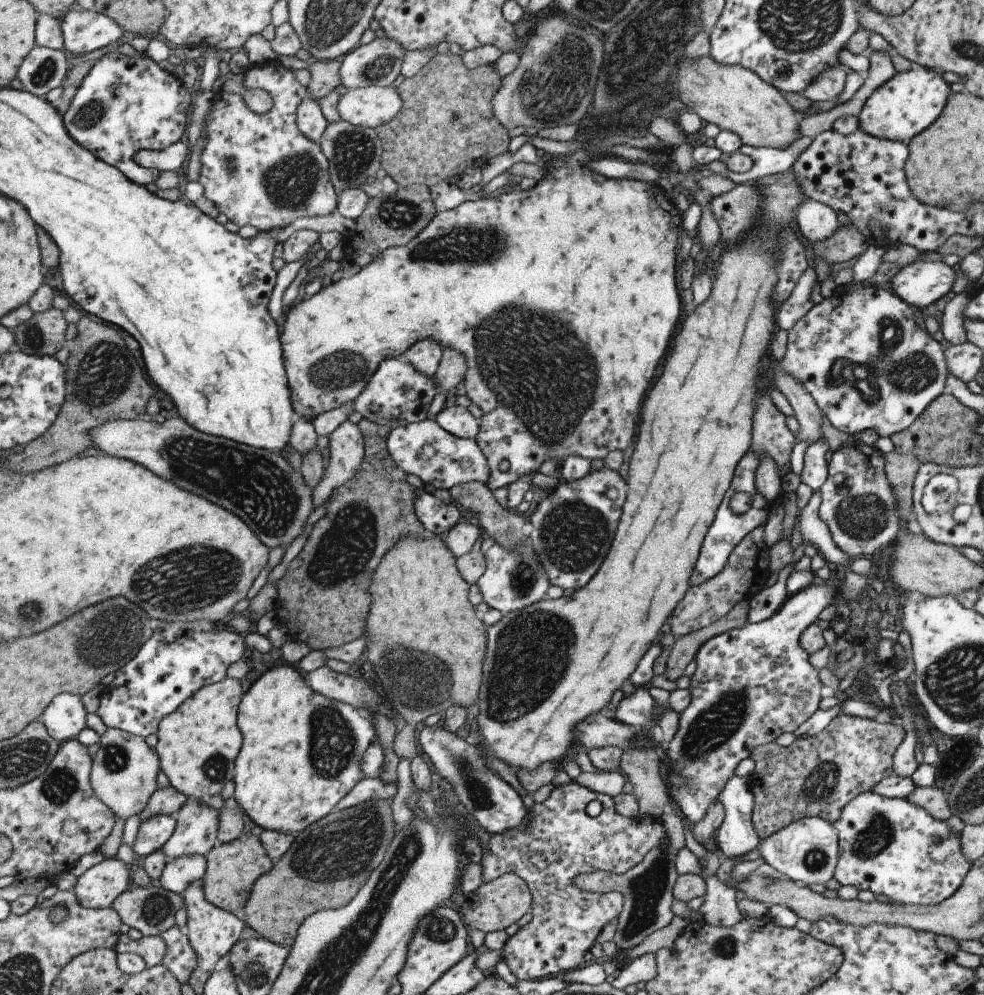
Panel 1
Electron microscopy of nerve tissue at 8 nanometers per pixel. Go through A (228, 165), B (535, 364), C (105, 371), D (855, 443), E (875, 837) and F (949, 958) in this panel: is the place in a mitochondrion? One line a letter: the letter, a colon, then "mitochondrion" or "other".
A: mitochondrion
B: mitochondrion
C: mitochondrion
D: other
E: mitochondrion
F: other

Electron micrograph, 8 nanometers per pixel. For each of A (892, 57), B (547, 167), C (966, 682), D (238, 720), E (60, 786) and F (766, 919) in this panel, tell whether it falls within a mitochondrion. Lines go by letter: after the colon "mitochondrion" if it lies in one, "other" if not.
A: other
B: other
C: mitochondrion
D: other
E: mitochondrion
F: other

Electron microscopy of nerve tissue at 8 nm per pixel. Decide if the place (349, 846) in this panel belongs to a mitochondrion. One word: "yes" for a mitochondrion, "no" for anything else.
yes

